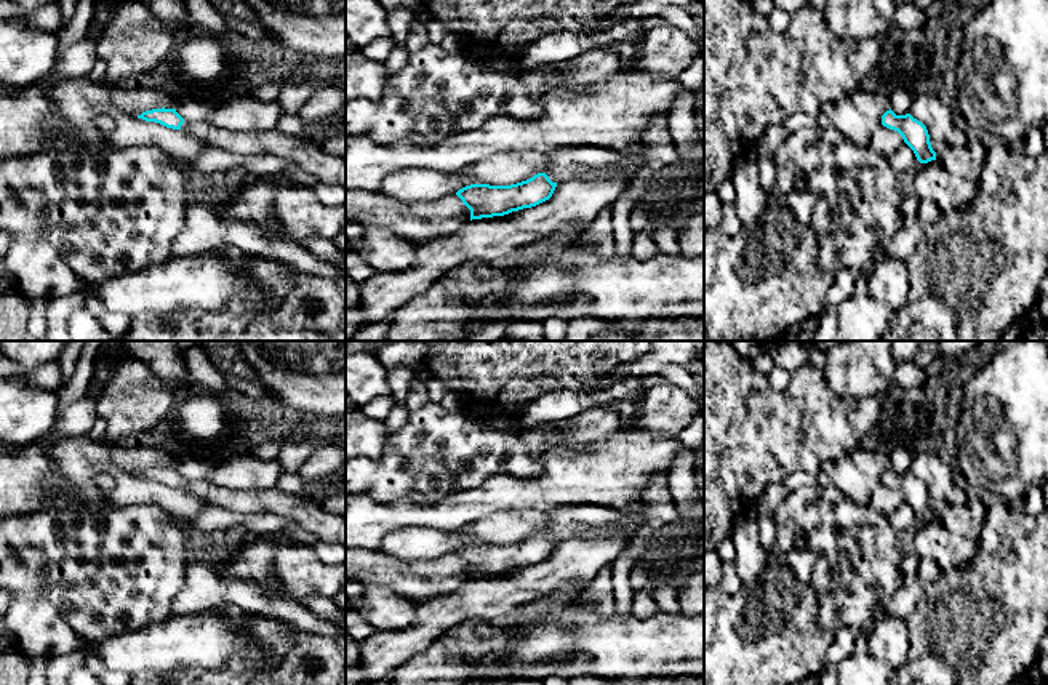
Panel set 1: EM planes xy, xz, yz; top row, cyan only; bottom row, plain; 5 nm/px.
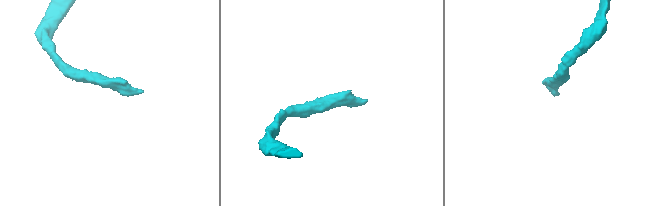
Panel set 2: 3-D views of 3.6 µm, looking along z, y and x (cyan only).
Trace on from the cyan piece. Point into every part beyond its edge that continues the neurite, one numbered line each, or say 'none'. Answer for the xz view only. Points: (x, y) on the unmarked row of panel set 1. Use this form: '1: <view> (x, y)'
1: xz (567, 522)

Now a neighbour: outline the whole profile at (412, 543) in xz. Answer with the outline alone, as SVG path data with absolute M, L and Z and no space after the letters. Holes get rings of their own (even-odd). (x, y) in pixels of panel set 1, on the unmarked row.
M528 511L494 512L458 531L405 527L386 535L378 551L402 562L437 560L470 543L510 544L526 539L546 531L549 522L549 512Z

